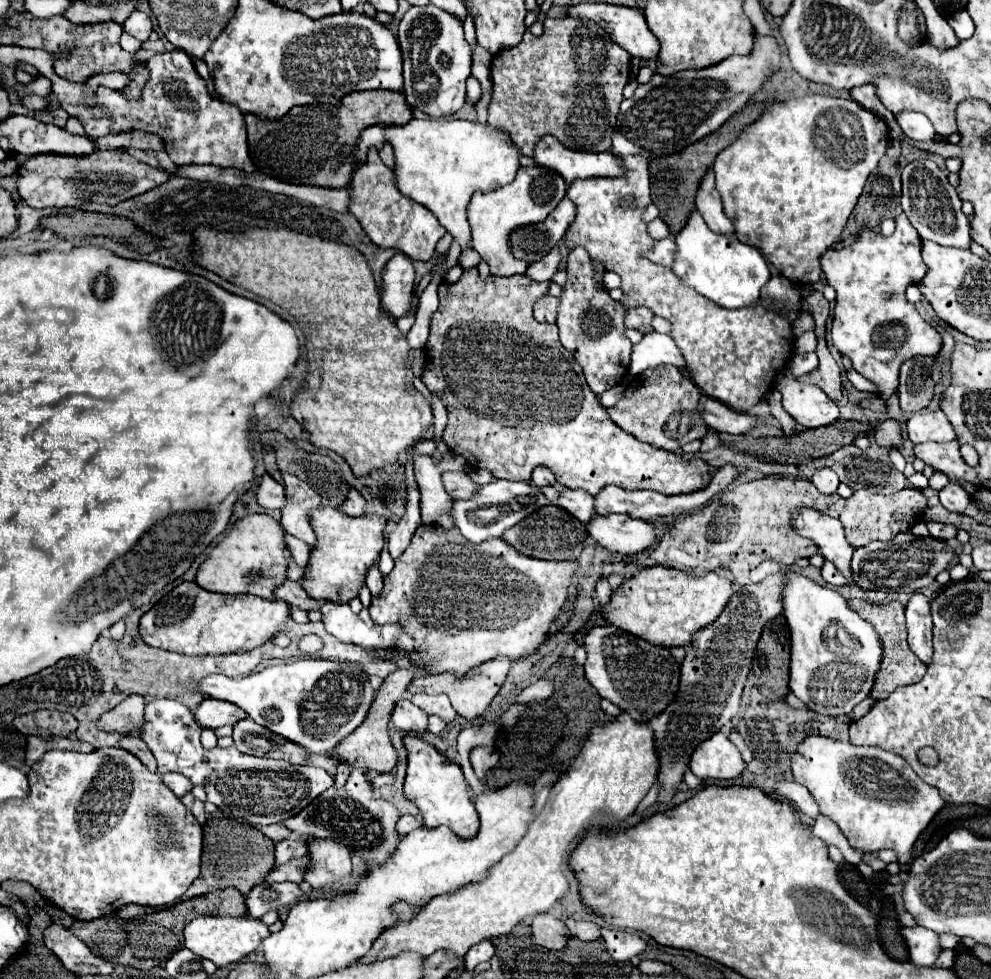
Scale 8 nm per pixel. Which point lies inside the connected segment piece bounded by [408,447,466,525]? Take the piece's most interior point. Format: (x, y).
(435, 500)

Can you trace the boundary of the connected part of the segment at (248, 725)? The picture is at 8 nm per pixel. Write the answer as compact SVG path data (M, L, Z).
M240 719L232 725L234 733L234 747L242 753L256 755L256 757L270 757L270 759L284 759L290 763L304 763L308 757L304 749L284 741L284 737L264 729L262 725L252 723L250 719Z

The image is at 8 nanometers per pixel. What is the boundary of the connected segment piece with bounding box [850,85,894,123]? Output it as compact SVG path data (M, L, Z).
M860 85L860 87L856 87L856 89L850 91L850 97L852 97L856 103L860 103L862 107L866 107L868 111L876 113L878 117L882 117L886 123L890 123L890 121L894 119L894 115L878 101L876 91L874 91L874 85L864 85L864 87Z

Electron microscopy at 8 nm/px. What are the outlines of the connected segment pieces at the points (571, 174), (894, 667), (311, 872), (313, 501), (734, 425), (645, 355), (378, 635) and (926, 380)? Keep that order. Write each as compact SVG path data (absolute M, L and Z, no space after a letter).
M544 135L534 145L532 159L538 165L558 171L568 185L574 179L624 175L624 167L616 155L612 155L608 151L604 151L604 153L572 151L572 149L564 147L560 141L556 141L556 137L552 137L552 135Z
M852 599L850 605L852 605L852 609L856 609L856 613L860 613L880 633L880 637L884 641L884 661L880 665L880 673L876 675L876 685L870 693L872 699L874 701L884 701L896 687L918 683L926 673L926 665L912 653L912 649L906 643L904 605L900 601L888 601L888 603L882 603L882 605L874 605L874 603L866 603L866 601L860 601L860 599Z
M312 837L308 843L310 865L304 873L304 881L314 889L330 889L330 893L344 893L352 883L350 849L334 839Z
M282 473L282 479L286 489L286 505L280 511L280 523L286 529L286 533L306 541L308 545L314 545L316 535L308 525L308 513L320 505L320 495L310 485L306 485L290 473Z
M708 395L700 397L698 407L702 411L704 423L714 431L724 431L724 433L732 433L732 435L744 435L748 429L762 423L756 417L748 417L746 413L736 413L736 411L728 409L728 405L724 405L724 403L708 397Z
M658 315L652 317L652 327L658 333L646 335L642 337L640 343L636 343L632 349L632 361L630 361L630 373L638 375L646 369L654 369L660 365L676 365L676 367L684 367L684 359L680 357L676 343L662 333L670 331L670 323Z
M324 601L320 603L320 613L326 631L338 641L354 643L366 649L392 649L400 645L404 651L412 651L412 637L408 637L400 625L376 625L370 619L368 609L362 609L356 615L346 603L336 605Z
M912 357L904 361L900 369L900 409L920 411L930 405L934 397L934 387L942 379L940 365L934 357Z

